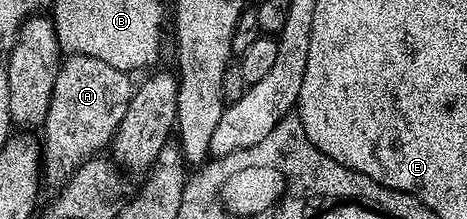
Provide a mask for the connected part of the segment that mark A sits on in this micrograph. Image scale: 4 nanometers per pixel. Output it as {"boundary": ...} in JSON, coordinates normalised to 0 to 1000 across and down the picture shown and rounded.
{"boundary":[[[148,251],[116,356],[107,502],[90,571],[90,822],[96,845],[131,849],[184,735],[212,717],[248,621],[287,416],[287,365],[212,265]]]}

